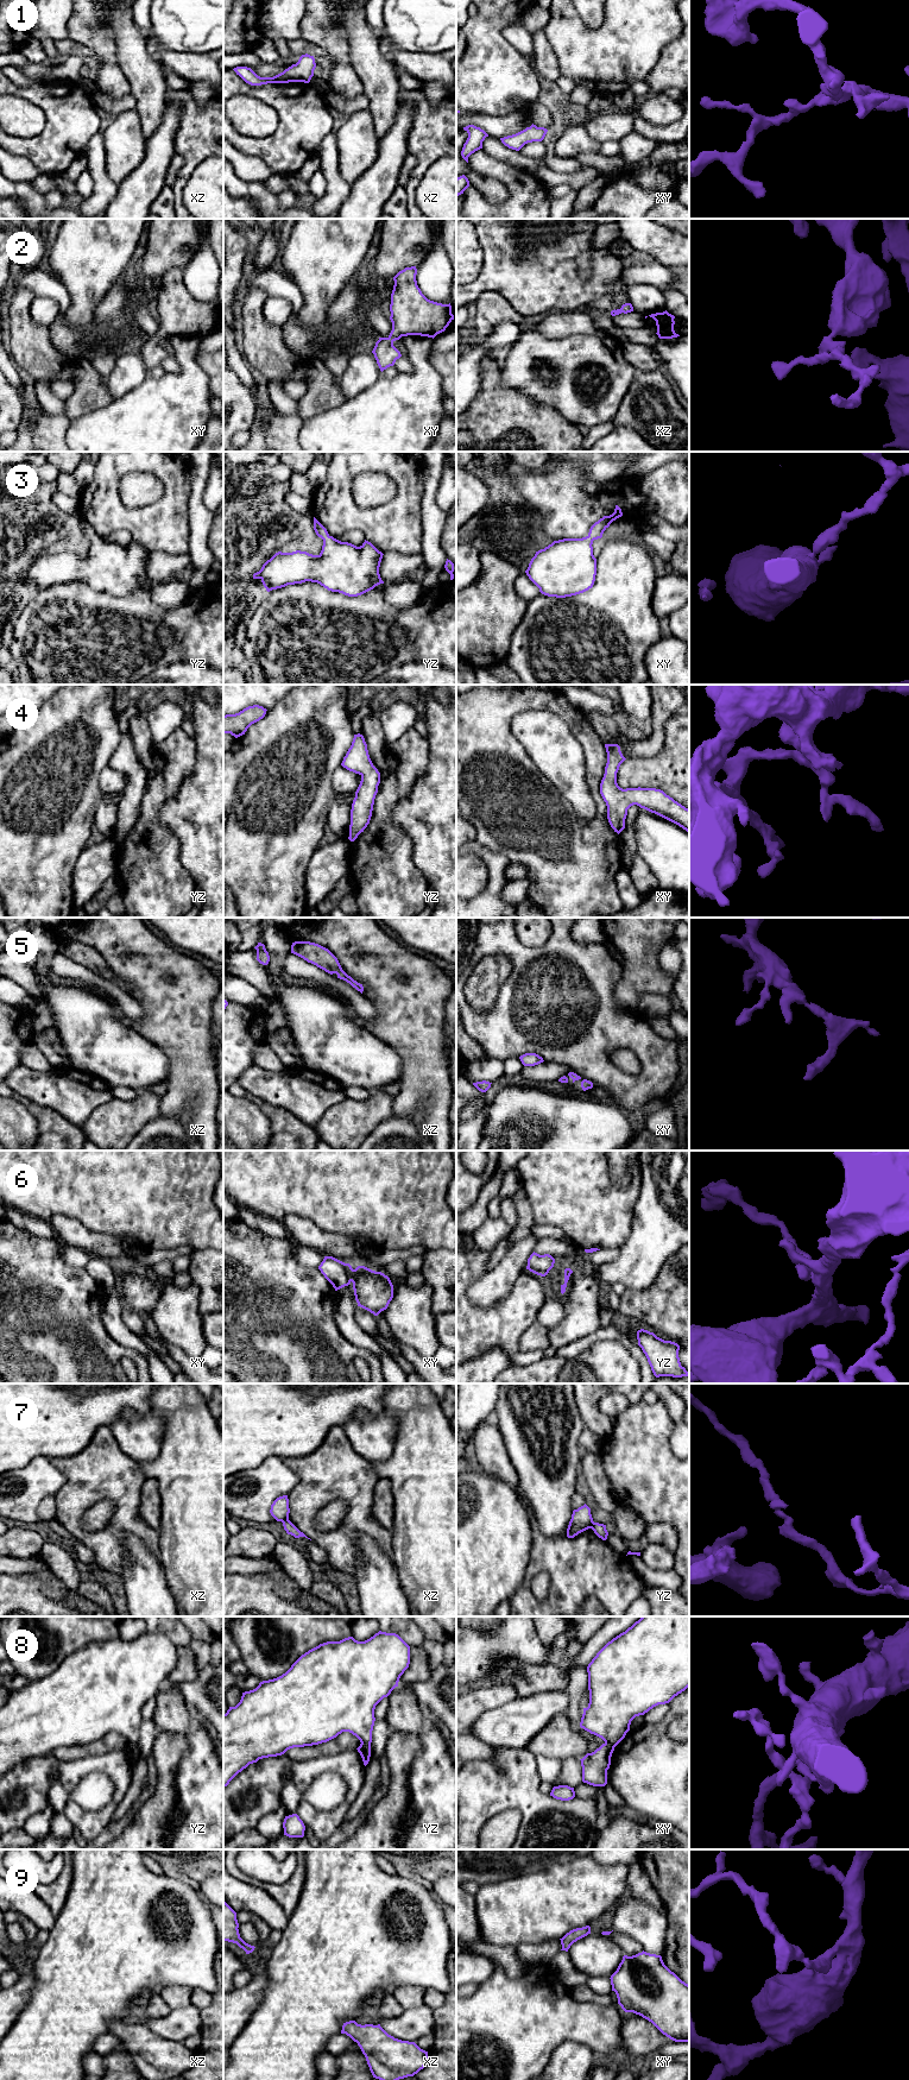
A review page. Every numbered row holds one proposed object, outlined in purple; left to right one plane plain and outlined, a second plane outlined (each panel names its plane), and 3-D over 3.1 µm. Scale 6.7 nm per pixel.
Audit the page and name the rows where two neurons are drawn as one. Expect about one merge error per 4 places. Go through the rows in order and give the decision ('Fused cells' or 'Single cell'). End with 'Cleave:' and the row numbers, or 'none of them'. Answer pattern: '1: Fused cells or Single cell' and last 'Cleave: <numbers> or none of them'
1: Single cell
2: Single cell
3: Single cell
4: Single cell
5: Single cell
6: Fused cells
7: Fused cells
8: Fused cells
9: Single cell
Cleave: 6, 7, 8

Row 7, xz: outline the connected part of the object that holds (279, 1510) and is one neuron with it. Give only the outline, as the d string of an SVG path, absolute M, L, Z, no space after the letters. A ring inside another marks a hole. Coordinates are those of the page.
M288 1495L277 1498L271 1505L270 1513L277 1521L289 1520L290 1508Z

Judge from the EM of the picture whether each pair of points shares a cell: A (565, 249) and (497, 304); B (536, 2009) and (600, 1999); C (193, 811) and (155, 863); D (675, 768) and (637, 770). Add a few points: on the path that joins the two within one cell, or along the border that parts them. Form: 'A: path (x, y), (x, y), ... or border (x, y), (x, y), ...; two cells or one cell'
A: border (477, 298), (483, 292), (498, 291), (526, 315); two cells
B: border (569, 1990), (582, 2002), (611, 2002); two cells
C: border (159, 812), (158, 819), (178, 840), (181, 863); two cells
D: path (666, 770), (646, 770); one cell

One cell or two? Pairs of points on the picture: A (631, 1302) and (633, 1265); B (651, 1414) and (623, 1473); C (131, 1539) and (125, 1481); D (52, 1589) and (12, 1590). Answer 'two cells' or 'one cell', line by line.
A: two cells
B: one cell
C: two cells
D: two cells

